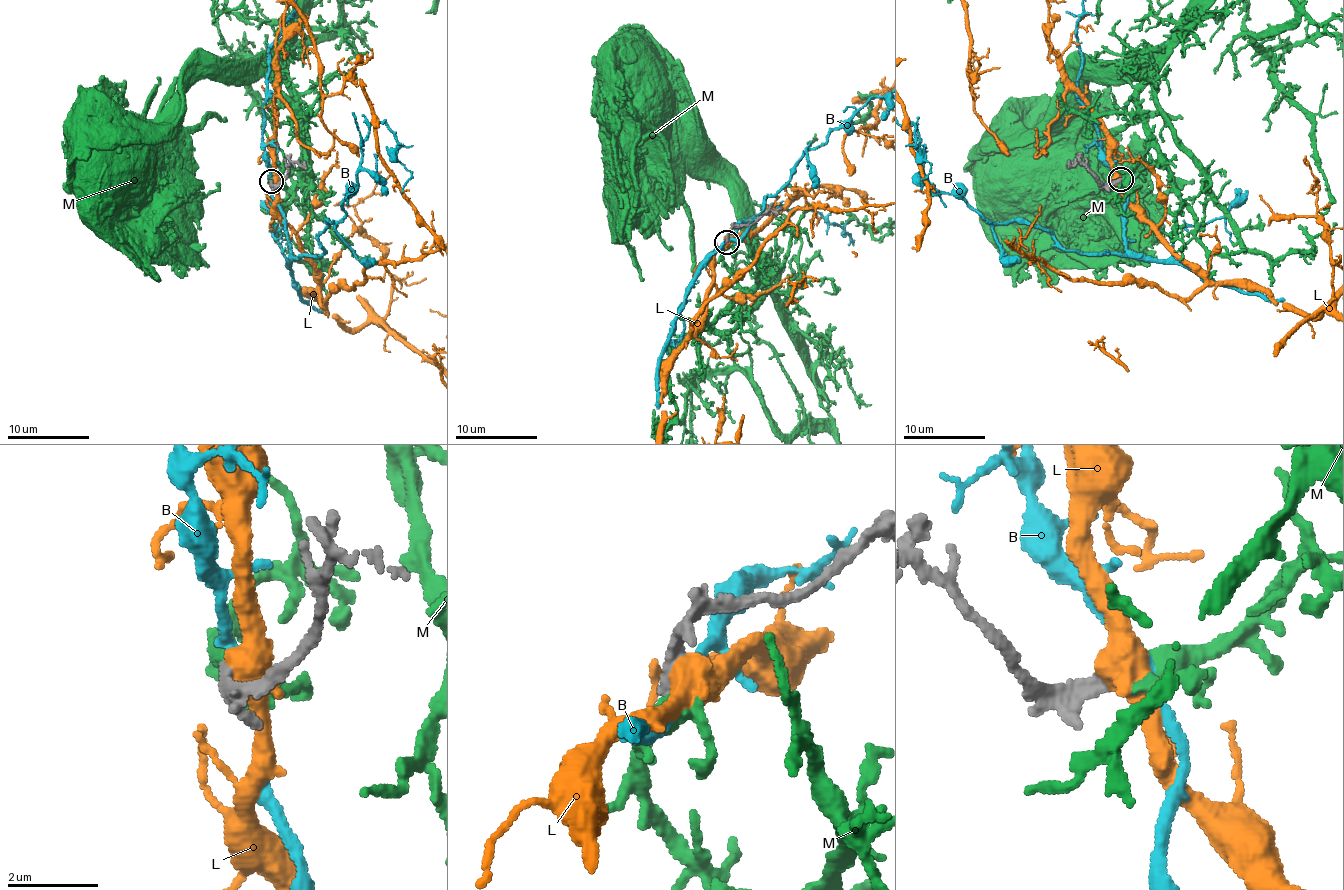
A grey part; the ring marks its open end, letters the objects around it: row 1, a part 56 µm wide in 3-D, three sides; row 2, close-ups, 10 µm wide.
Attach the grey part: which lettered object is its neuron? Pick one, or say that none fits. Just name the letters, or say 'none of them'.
M

